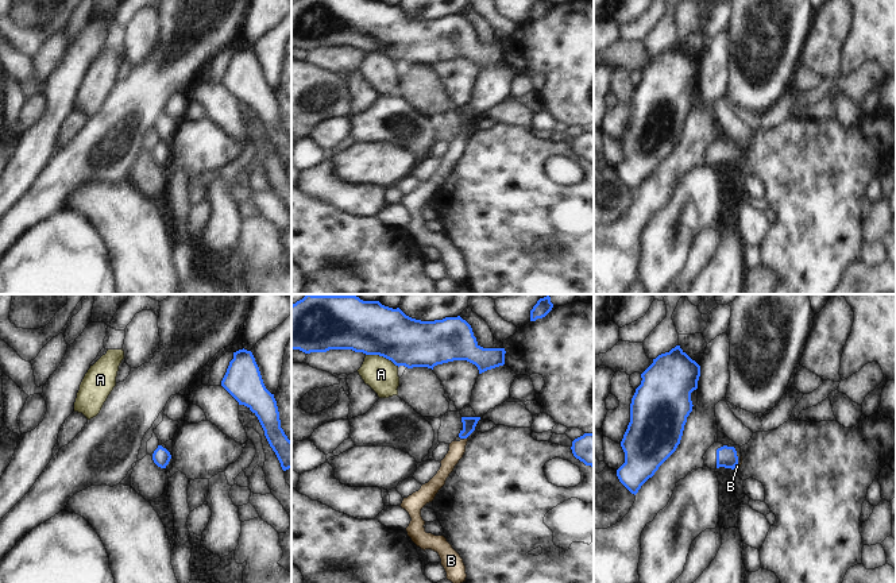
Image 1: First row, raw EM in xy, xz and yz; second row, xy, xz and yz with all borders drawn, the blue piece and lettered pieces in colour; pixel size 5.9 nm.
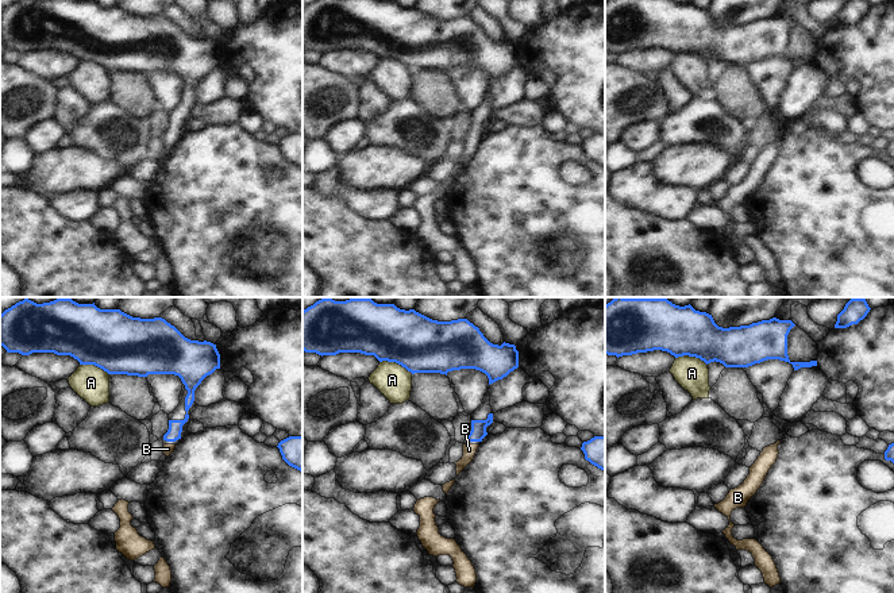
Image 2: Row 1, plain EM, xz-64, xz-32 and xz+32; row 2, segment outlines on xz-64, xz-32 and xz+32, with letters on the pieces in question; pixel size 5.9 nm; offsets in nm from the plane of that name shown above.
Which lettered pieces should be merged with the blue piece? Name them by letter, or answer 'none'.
B

